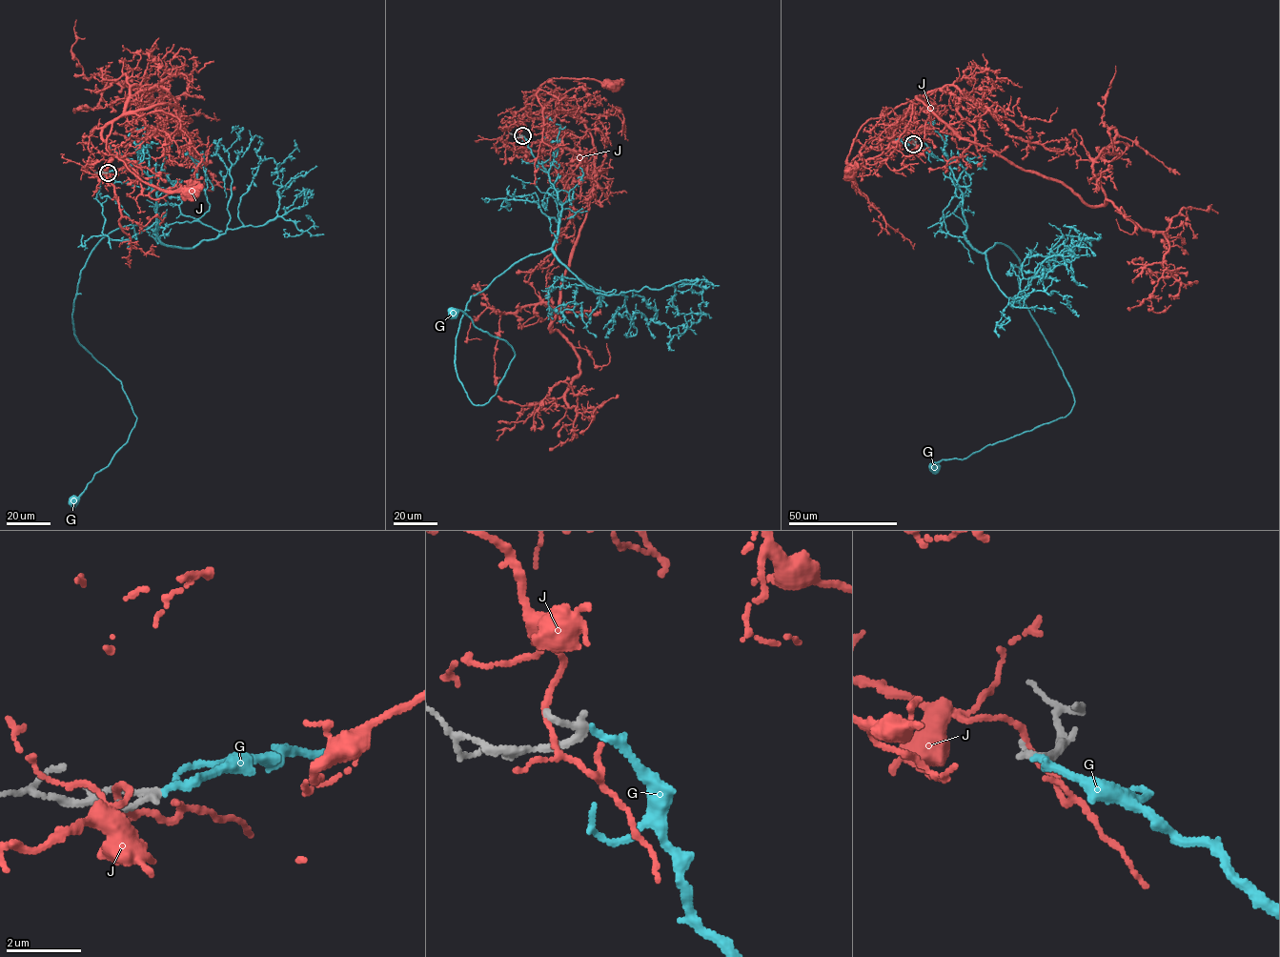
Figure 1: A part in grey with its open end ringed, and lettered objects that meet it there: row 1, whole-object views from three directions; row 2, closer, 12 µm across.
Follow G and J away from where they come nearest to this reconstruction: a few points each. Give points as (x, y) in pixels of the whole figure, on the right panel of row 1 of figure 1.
G: (913, 144), (948, 163), (965, 240), (1018, 258), (1023, 301), (1074, 401), (933, 468)
J: (913, 143), (895, 135), (886, 137), (892, 127), (898, 126), (879, 118), (866, 120), (847, 156), (849, 174)

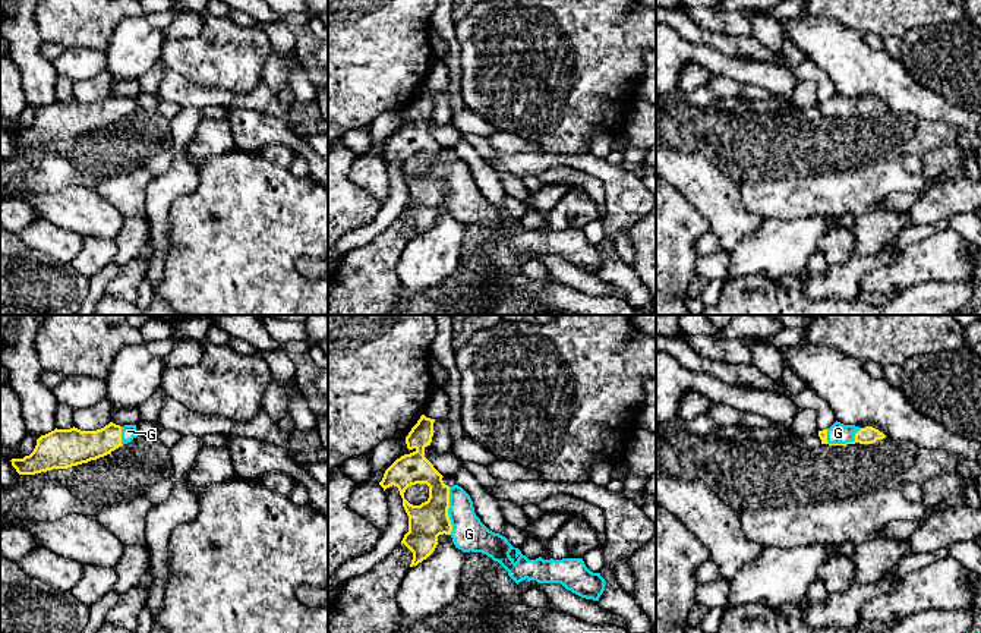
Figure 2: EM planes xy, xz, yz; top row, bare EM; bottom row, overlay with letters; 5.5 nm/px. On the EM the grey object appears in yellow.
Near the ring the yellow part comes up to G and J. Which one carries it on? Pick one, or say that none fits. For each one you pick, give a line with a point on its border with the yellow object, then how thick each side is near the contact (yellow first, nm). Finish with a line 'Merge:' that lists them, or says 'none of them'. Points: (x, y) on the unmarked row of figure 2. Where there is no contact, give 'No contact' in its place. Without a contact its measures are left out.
G: Touches yellow at yz (847, 115). Thickness 100 nm (yellow) against 110 nm
Merge: G

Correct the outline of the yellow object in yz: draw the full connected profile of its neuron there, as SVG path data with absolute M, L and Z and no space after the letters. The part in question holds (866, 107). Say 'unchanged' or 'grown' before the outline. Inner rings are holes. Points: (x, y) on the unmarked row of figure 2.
grown | M835 94L830 100L818 103L821 116L846 117L846 116L873 116L886 107L873 98L859 100Z

